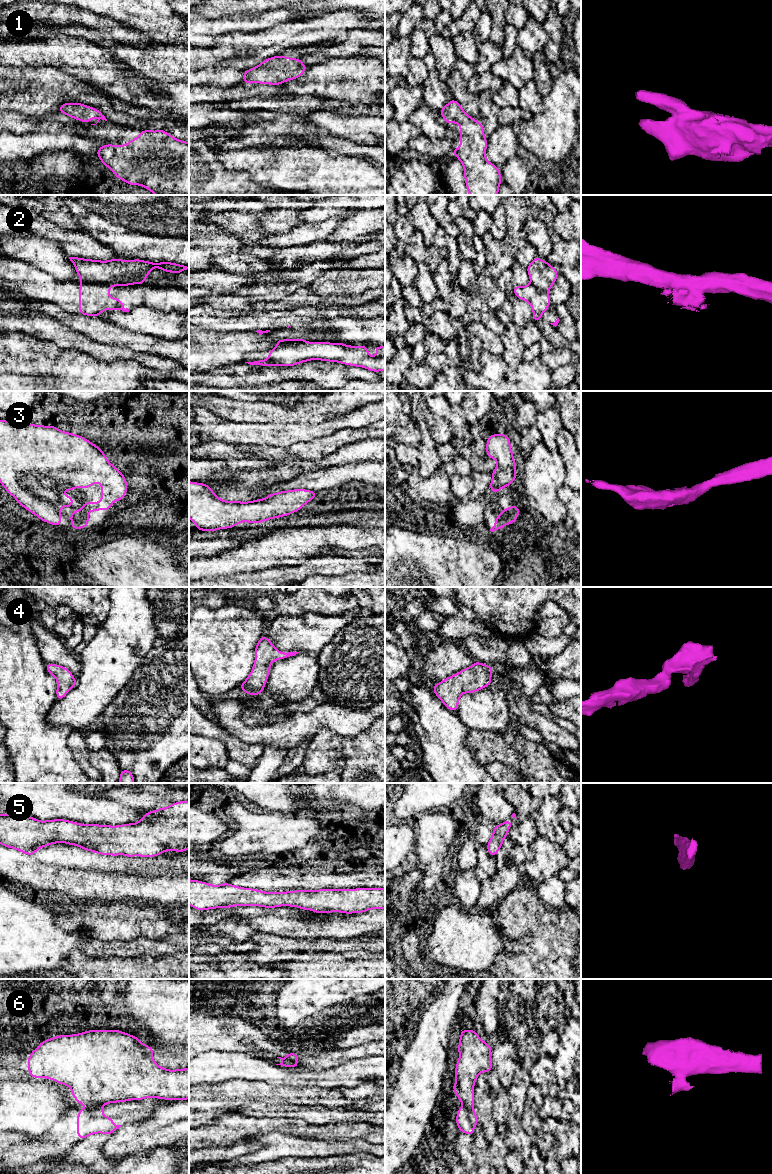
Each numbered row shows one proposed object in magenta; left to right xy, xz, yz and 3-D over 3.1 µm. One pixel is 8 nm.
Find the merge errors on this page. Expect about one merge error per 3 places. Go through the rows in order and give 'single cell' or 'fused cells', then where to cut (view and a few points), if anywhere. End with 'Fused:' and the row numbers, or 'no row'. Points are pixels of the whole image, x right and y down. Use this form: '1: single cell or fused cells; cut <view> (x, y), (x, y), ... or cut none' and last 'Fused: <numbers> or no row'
1: single cell; cut none
2: single cell; cut none
3: single cell; cut none
4: single cell; cut none
5: single cell; cut none
6: fused cells; cut xy (101, 1105), (95, 1108), (86, 1108)
Fused: 6

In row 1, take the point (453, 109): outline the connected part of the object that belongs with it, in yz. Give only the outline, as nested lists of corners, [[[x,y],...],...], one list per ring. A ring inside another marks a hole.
[[[455,99],[439,113],[445,123],[457,123],[460,127],[460,147],[452,153],[464,167],[469,195],[498,195],[502,177],[500,170],[486,159],[487,138],[482,123],[470,117]]]

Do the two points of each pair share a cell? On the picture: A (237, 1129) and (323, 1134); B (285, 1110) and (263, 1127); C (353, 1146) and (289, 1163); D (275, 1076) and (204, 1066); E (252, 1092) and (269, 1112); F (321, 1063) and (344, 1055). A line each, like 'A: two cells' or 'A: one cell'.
A: one cell
B: two cells
C: two cells
D: one cell
E: two cells
F: one cell

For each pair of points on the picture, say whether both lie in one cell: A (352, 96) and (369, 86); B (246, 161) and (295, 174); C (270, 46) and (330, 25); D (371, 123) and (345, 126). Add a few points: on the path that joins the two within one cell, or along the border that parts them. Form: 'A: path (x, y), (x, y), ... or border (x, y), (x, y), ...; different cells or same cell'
A: path (356, 92), (362, 86), (365, 86); same cell
B: path (258, 162), (271, 169), (283, 169); same cell
C: path (285, 36), (315, 30); same cell
D: path (365, 124), (351, 125); same cell

